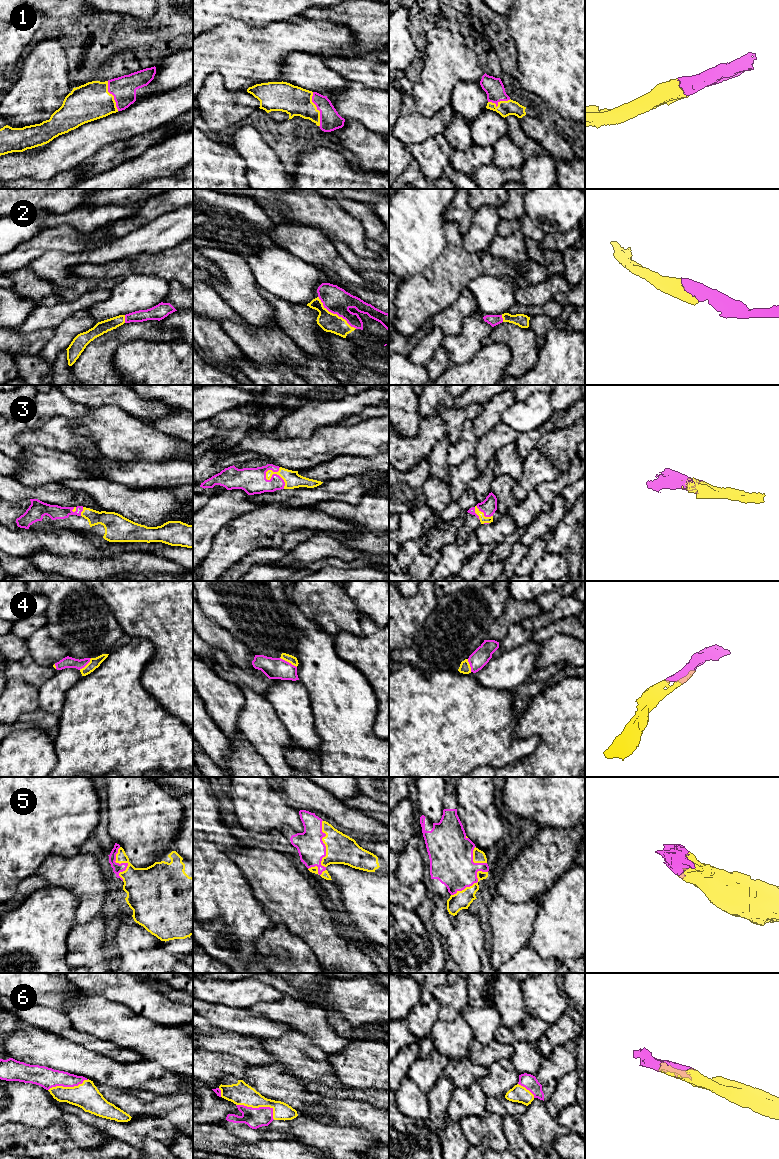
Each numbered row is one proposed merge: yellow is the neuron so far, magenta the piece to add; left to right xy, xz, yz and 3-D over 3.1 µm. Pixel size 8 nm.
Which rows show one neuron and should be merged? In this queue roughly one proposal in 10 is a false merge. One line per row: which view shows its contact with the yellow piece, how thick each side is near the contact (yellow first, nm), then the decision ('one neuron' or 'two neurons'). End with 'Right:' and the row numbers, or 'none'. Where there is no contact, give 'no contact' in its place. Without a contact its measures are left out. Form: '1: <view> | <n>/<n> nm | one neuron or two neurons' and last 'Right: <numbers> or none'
1: xz | 240/170 nm | one neuron
2: xz | 160/220 nm | one neuron
3: xz | 140/200 nm | one neuron
4: xz | 70/180 nm | one neuron
5: xz | 240/220 nm | one neuron
6: xz | 180/160 nm | one neuron
Right: 1, 2, 3, 4, 5, 6

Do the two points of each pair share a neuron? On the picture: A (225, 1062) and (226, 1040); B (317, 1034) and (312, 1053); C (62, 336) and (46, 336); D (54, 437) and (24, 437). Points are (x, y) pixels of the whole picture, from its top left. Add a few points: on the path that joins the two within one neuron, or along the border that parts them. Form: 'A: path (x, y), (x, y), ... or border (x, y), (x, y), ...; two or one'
A: border (203, 1047), (210, 1051), (237, 1055), (246, 1063); two
B: border (295, 1031), (303, 1034), (327, 1055); two
C: border (54, 329), (52, 338), (37, 354); two
D: path (47, 437), (31, 437); one

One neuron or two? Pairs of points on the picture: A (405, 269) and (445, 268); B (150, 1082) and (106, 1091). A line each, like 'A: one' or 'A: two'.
A: two
B: two

